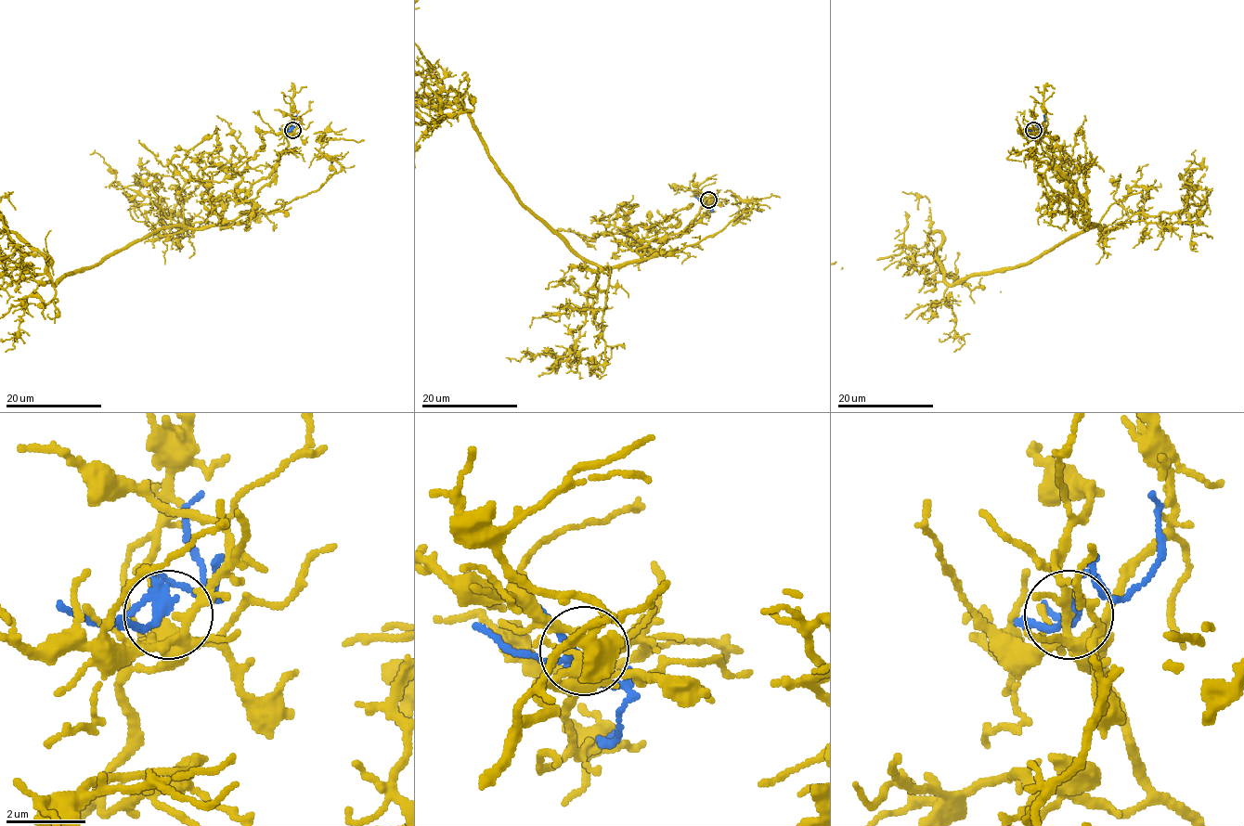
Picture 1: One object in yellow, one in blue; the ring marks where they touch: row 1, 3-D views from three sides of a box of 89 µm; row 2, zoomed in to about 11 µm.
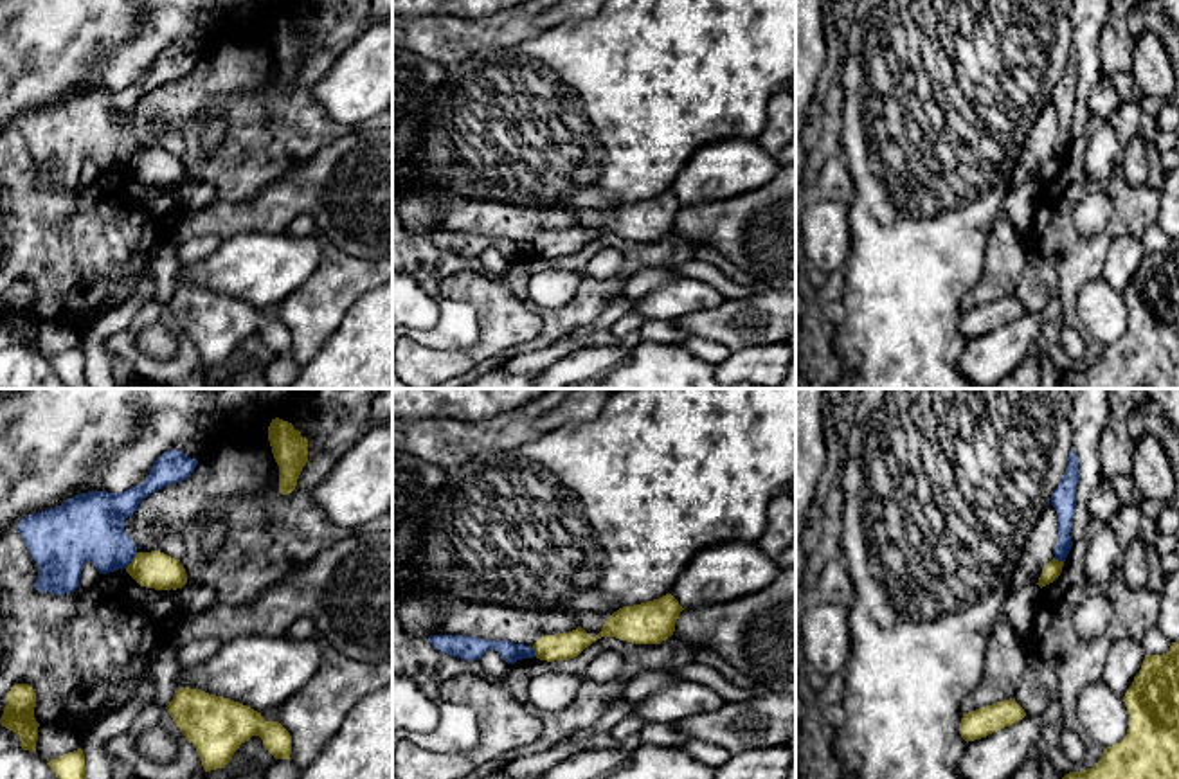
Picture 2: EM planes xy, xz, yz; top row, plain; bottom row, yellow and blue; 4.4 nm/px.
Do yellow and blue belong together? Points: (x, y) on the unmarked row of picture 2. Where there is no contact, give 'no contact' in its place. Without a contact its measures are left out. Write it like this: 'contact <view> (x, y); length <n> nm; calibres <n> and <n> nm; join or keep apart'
contact xy (132, 157); length 90 nm; calibres 160 and 300 nm; keep apart

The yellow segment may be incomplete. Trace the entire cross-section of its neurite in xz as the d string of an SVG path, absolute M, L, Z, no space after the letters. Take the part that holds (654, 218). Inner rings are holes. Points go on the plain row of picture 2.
M666 191L659 196L614 209L596 234L581 223L569 230L542 232L535 241L535 254L540 257L569 257L601 234L616 234L632 241L661 241L675 228L675 219L684 205Z

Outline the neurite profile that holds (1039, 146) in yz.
M1048 101L1026 137L1024 149L1012 175L1012 189L1039 180L1042 166L1055 155L1057 139L1058 112L1055 104Z

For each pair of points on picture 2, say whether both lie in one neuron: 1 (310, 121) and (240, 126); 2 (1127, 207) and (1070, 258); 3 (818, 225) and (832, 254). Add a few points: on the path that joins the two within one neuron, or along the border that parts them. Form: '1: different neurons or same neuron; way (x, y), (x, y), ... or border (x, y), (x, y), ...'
1: same neuron; way (292, 126), (258, 126)
2: same neuron; way (1116, 223), (1086, 252)
3: same neuron; way (825, 232), (827, 247)

